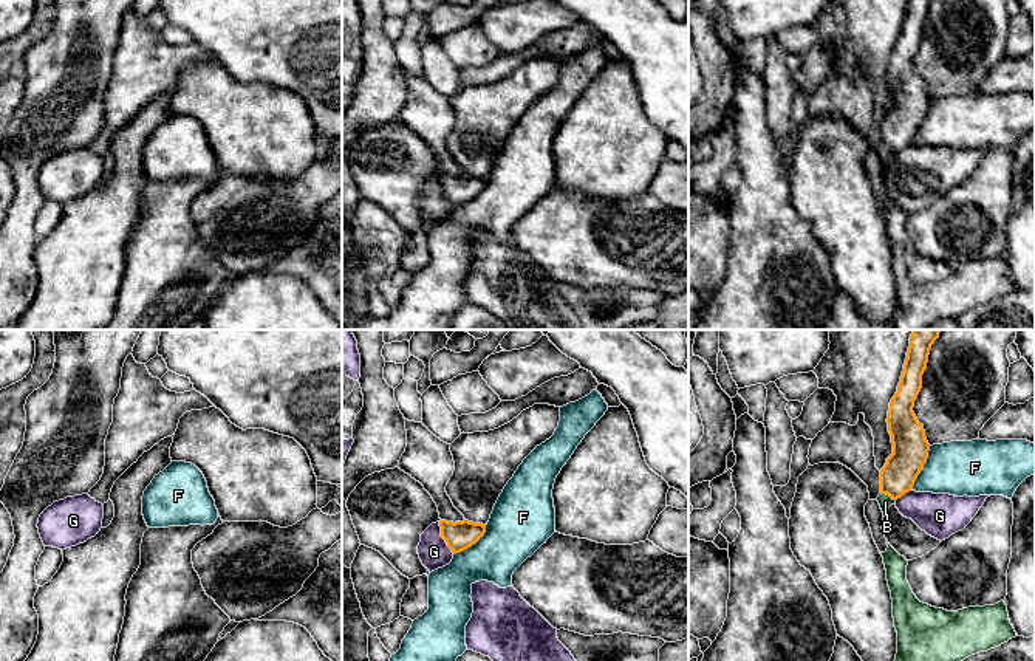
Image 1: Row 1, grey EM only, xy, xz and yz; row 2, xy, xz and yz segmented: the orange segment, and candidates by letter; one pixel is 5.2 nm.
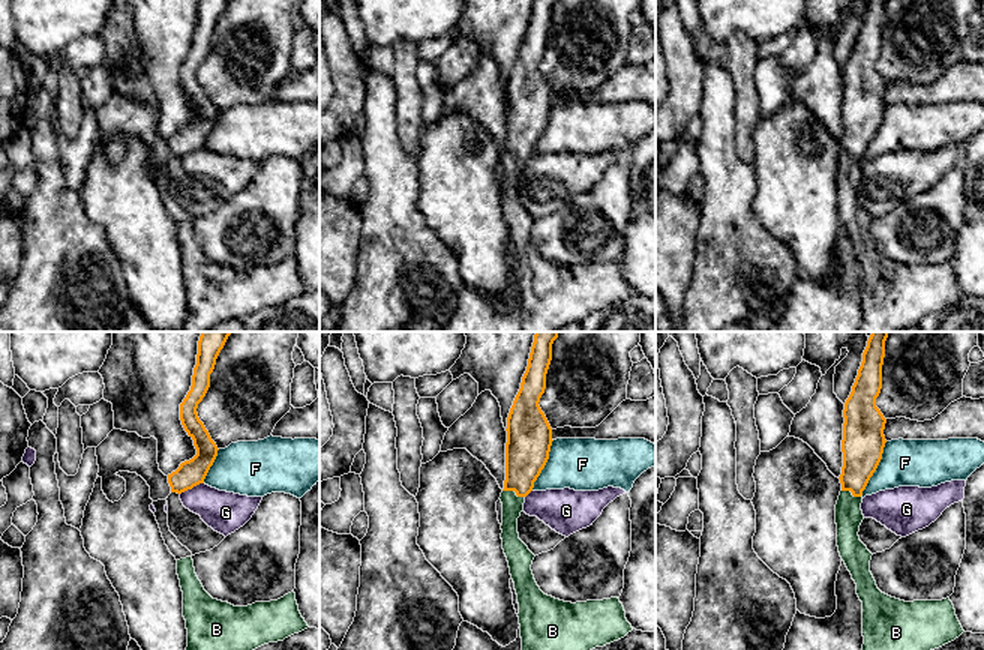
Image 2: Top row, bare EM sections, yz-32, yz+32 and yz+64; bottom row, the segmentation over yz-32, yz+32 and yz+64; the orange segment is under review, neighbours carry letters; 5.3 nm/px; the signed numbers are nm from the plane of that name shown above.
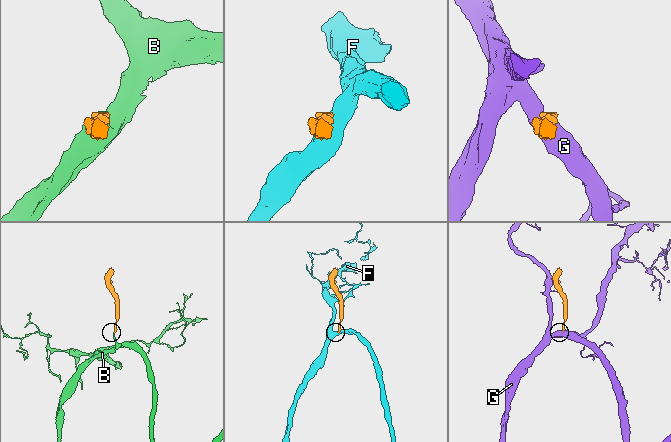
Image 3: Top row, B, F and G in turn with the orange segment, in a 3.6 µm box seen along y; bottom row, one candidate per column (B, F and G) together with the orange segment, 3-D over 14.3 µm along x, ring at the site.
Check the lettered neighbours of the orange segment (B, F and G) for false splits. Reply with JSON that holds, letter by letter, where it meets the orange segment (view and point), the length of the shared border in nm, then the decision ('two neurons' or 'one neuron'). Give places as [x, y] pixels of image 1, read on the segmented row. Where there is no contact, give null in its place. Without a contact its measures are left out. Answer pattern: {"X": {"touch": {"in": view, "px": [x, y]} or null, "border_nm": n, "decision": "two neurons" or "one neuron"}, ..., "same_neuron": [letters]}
{"B": {"touch": {"in": "yz", "px": [888, 494]}, "border_nm": 90, "decision": "one neuron"}, "F": {"touch": {"in": "yz", "px": [922, 468]}, "border_nm": 240, "decision": "two neurons"}, "G": {"touch": {"in": "xz", "px": [441, 536]}, "border_nm": 190, "decision": "two neurons"}, "same_neuron": ["B"]}

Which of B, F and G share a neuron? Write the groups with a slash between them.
B / F / G

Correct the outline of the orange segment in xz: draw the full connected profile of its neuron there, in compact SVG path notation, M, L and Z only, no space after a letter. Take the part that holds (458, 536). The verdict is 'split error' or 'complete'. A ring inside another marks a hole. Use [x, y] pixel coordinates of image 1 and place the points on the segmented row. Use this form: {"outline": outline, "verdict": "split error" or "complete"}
{"outline": "M439 520L441 537L453 554L461 553L475 545L486 533L486 525L469 520L447 522Z", "verdict": "complete"}

